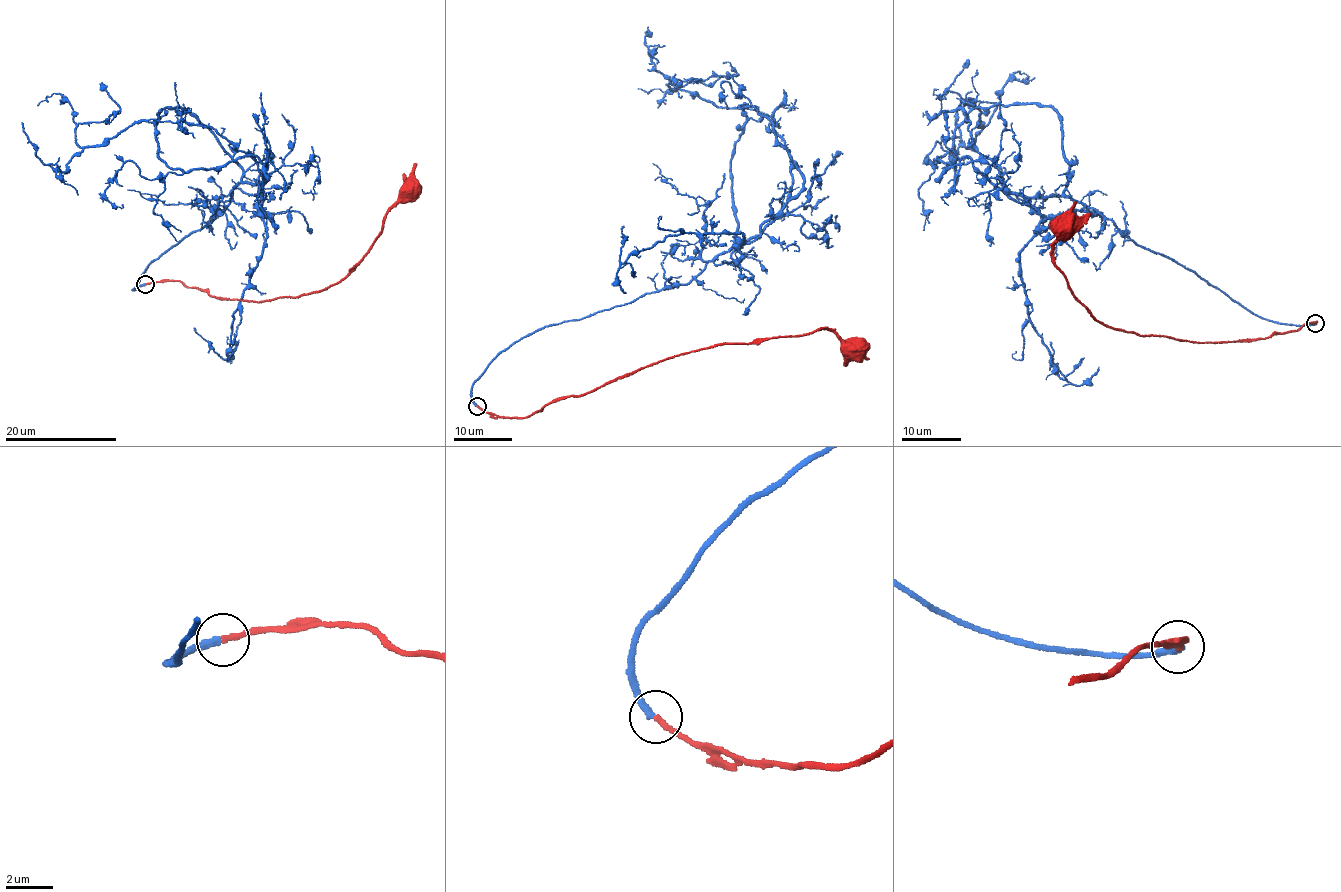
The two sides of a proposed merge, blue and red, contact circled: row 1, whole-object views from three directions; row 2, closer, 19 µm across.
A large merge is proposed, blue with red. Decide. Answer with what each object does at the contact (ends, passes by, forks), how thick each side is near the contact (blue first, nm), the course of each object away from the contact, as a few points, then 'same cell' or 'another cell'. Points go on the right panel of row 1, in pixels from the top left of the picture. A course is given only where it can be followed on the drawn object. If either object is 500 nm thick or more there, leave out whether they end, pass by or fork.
blue ends | red ends | 320/240 nm | blue via (1316, 323), (1265, 320), (1064, 194), (1055, 110), (970, 107), (980, 126), (995, 103), (948, 89), (966, 59) | red via (1315, 323), (1250, 339), (1197, 343), (1108, 327), (1093, 318), (1055, 264), (1054, 246), (1061, 224) | same cell

